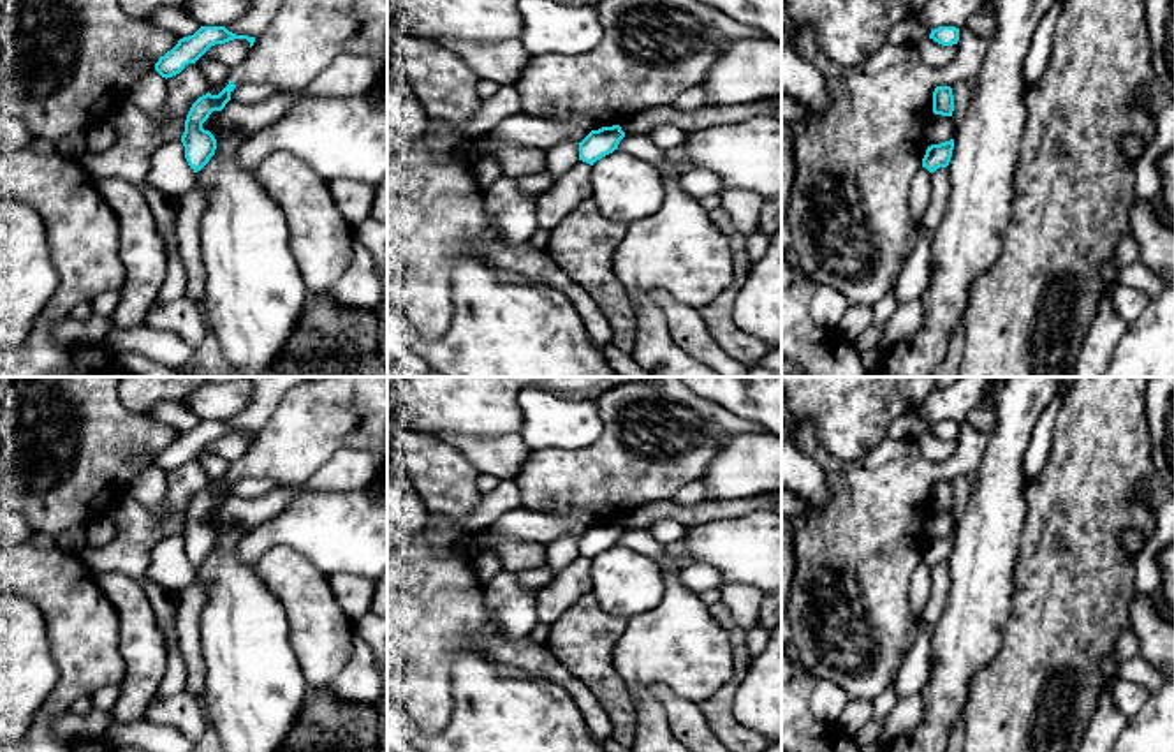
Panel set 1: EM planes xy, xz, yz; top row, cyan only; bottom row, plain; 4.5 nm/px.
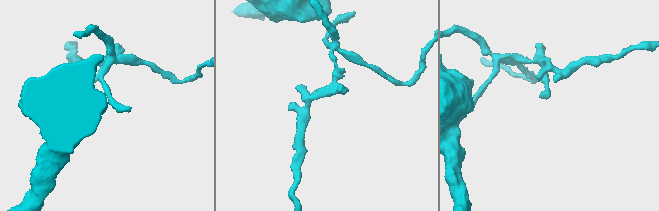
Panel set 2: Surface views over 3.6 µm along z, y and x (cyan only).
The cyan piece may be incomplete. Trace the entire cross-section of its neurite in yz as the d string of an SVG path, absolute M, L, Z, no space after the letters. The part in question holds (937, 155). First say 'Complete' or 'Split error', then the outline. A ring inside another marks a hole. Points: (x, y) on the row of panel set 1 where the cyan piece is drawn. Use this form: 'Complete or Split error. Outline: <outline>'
Complete. Outline: M954 139L928 146L922 159L922 167L926 167L929 173L935 173L940 167L947 167L952 157L952 150Z

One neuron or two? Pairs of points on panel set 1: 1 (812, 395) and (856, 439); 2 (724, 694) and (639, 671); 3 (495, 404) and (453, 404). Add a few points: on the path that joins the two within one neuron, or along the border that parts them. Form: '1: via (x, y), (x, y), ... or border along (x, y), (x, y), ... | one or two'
1: via (822, 405), (845, 428) | one
2: border along (731, 654), (733, 677), (699, 705) | two
3: via (484, 404), (463, 404) | one

